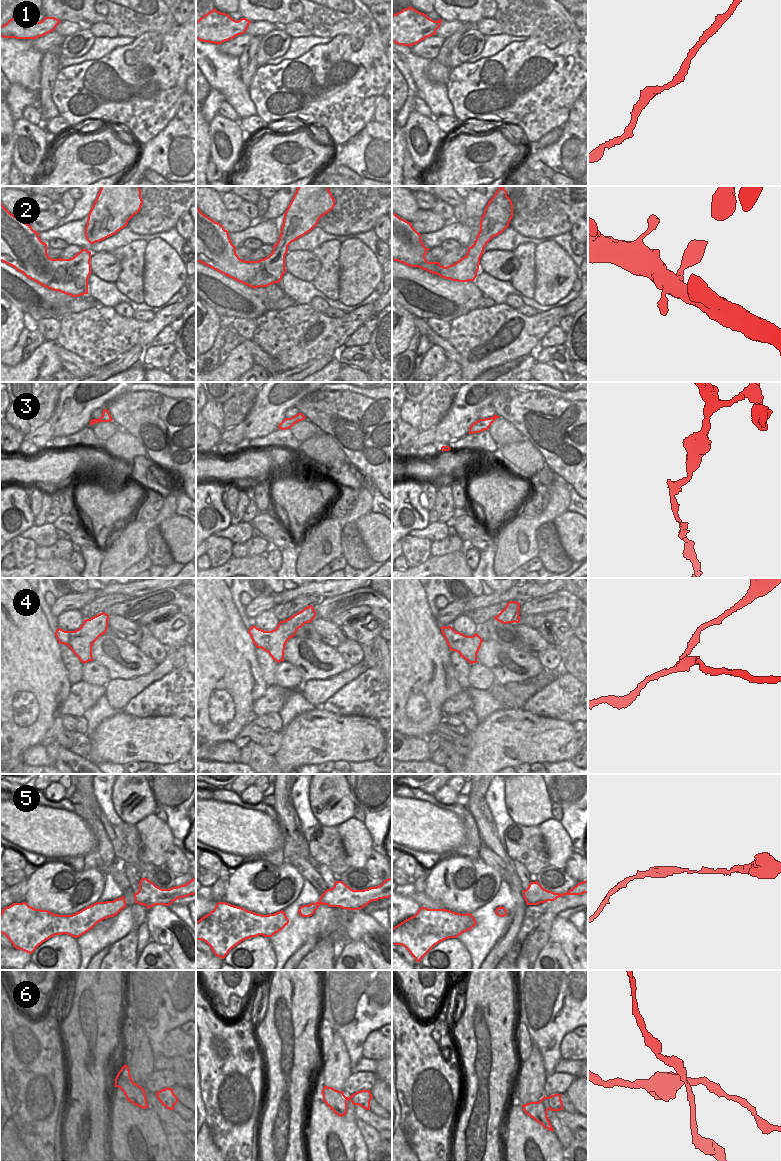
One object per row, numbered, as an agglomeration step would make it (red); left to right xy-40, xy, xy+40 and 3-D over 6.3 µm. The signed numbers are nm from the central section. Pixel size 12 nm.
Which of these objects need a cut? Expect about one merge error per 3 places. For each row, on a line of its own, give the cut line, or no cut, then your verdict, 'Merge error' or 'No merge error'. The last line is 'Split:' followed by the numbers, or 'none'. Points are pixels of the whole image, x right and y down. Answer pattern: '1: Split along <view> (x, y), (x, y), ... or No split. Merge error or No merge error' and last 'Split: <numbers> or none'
1: No split. No merge error
2: No split. No merge error
3: No split. No merge error
4: No split. No merge error
5: No split. No merge error
6: Split along xy+40 (548, 1097), (549, 1108). Merge error
Split: 6

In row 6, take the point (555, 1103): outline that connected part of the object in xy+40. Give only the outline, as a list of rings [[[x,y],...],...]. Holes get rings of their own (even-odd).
[[[554,1094],[554,1095],[549,1096],[549,1109],[555,1112],[563,1110],[561,1094]]]

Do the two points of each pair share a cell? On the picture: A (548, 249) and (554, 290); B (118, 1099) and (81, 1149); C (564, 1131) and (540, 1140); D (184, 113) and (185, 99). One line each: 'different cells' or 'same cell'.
A: same cell
B: different cells
C: different cells
D: same cell

